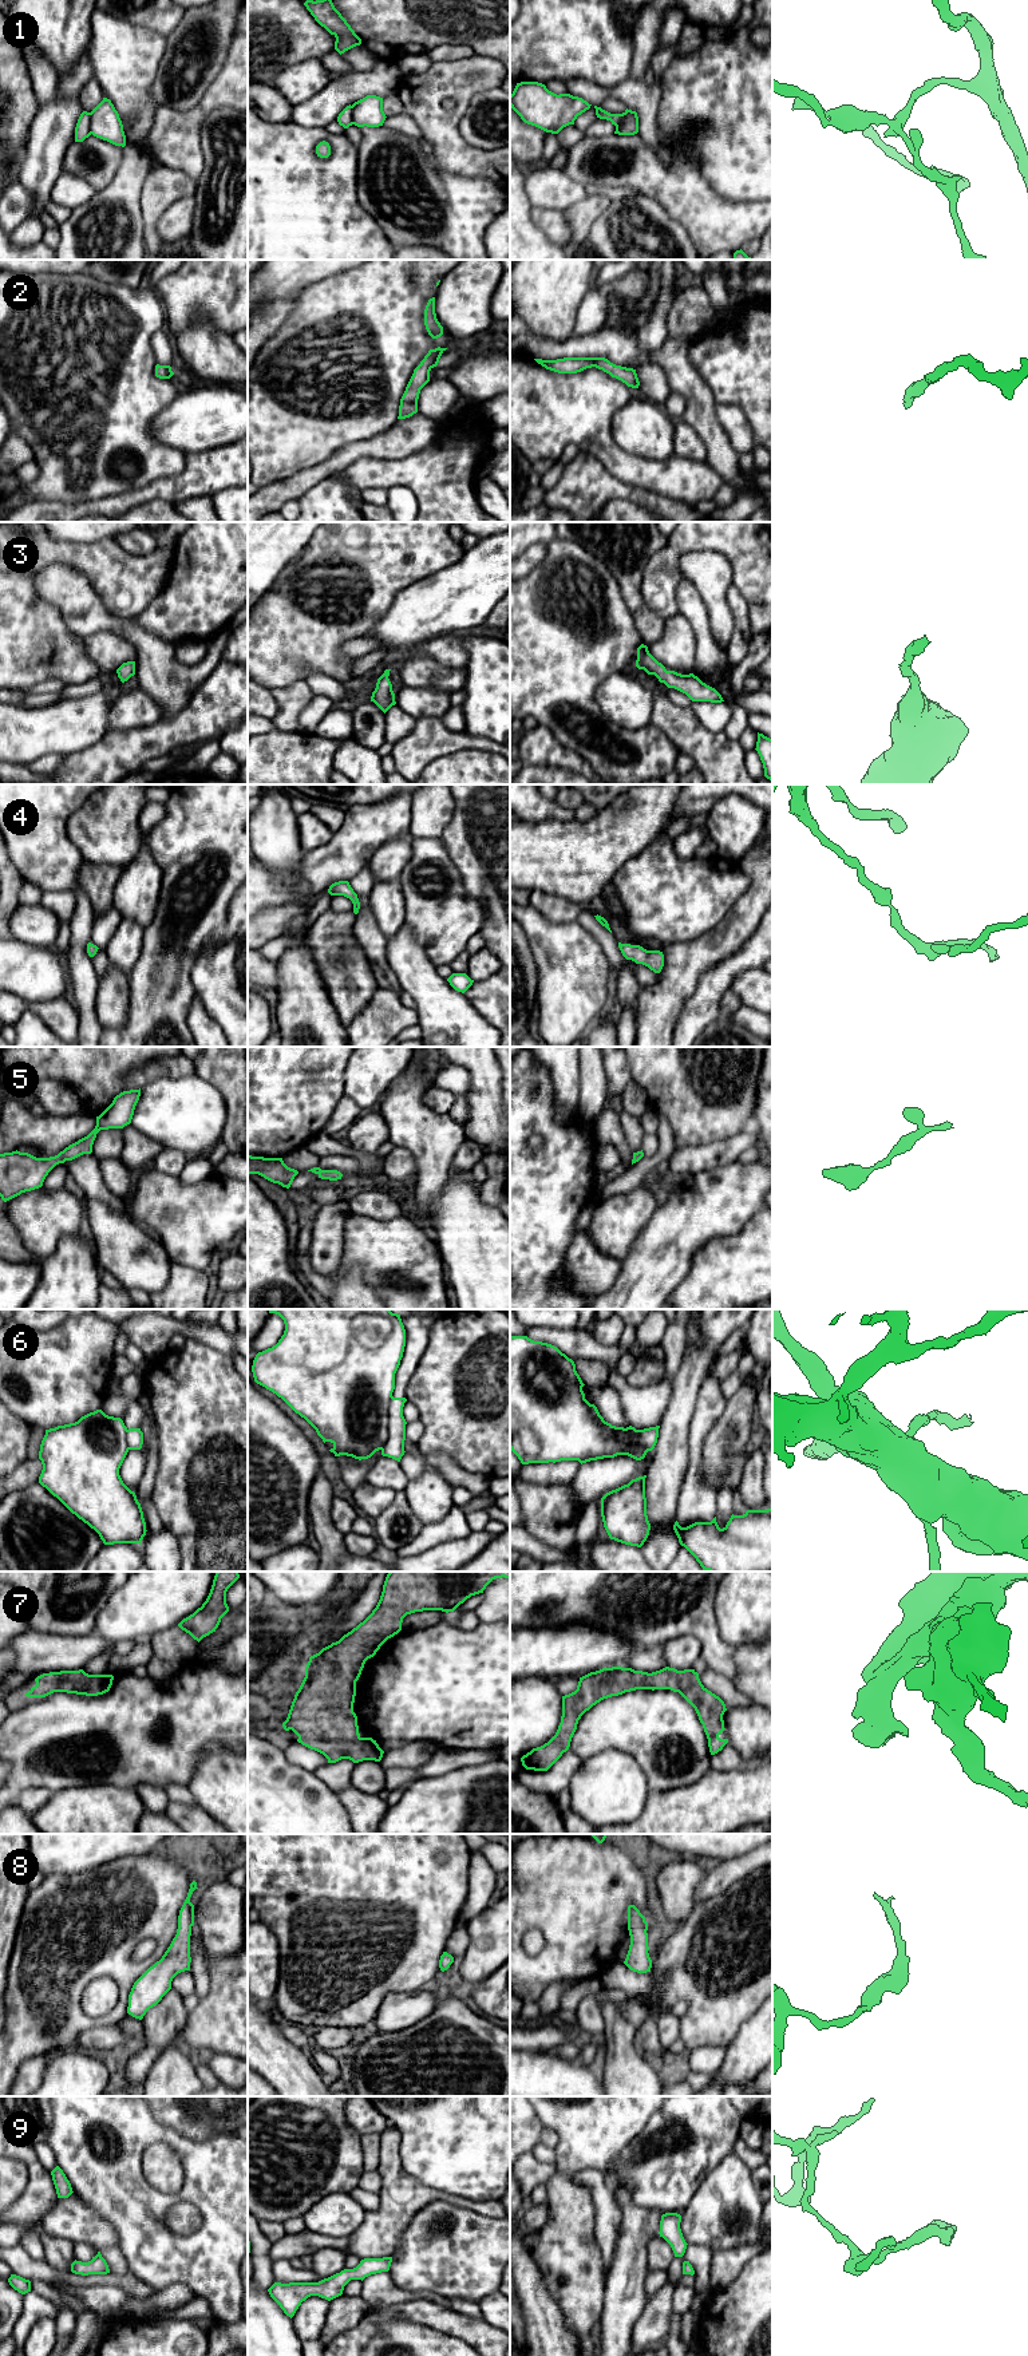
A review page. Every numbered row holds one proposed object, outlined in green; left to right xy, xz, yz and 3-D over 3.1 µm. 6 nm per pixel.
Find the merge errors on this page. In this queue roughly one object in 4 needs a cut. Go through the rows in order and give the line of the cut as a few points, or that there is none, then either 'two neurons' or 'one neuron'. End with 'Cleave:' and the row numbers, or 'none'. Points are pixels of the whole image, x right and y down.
1: cut xy (89, 113), (91, 133); two neurons
2: cut none; one neuron
3: cut none; one neuron
4: cut none; one neuron
5: cut none; one neuron
6: cut yz (604, 1430), (611, 1438), (640, 1443), (649, 1450); two neurons
7: cut none; one neuron
8: cut none; one neuron
9: cut none; one neuron
Cleave: 1, 6

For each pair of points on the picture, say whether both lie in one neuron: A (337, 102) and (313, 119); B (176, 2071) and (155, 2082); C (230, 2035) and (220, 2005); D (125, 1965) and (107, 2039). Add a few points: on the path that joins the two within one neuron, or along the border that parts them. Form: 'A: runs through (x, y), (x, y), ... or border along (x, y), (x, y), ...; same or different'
A: runs through (332, 102), (319, 114); same
B: runs through (170, 2076), (161, 2082); same
C: runs through (230, 2028), (230, 2016), (226, 2012); same
D: border along (114, 2023), (95, 2026), (80, 2035); different

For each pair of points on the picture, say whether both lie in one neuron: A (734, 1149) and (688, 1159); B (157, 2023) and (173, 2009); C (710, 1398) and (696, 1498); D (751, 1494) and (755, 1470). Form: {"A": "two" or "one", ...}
{"A": "one", "B": "one", "C": "one", "D": "one"}

